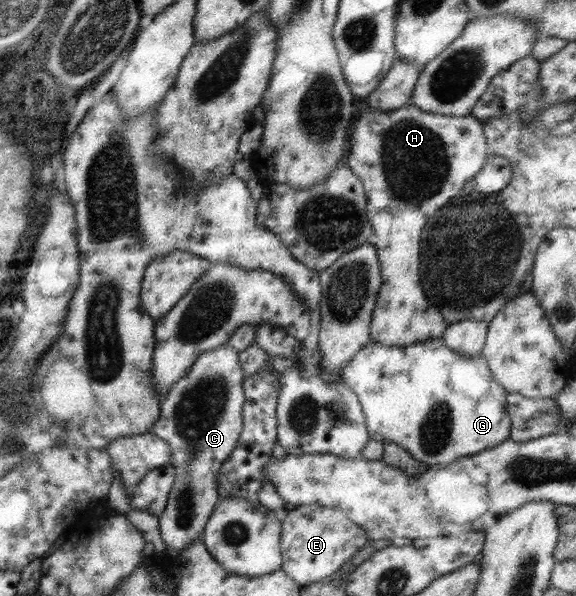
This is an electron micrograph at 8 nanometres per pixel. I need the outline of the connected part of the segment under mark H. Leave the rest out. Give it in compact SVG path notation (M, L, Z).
M409 103L399 109L372 109L368 107L354 120L347 142L345 165L362 181L366 191L366 216L377 248L382 284L372 311L371 340L381 346L409 347L410 345L442 337L449 325L439 310L430 304L420 281L421 233L431 217L449 200L463 193L467 181L481 171L491 151L487 146L483 122L473 116L439 115L421 111Z

